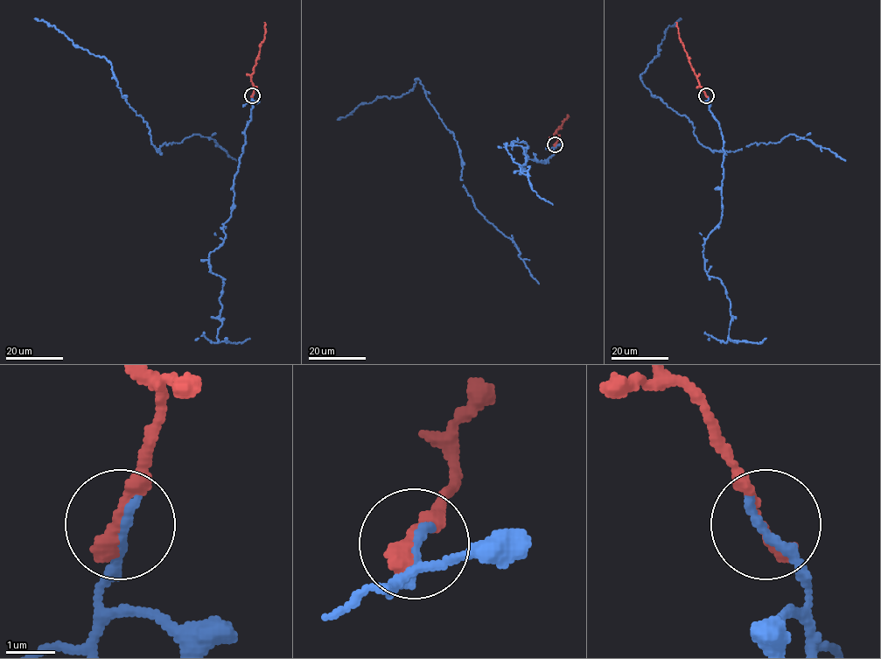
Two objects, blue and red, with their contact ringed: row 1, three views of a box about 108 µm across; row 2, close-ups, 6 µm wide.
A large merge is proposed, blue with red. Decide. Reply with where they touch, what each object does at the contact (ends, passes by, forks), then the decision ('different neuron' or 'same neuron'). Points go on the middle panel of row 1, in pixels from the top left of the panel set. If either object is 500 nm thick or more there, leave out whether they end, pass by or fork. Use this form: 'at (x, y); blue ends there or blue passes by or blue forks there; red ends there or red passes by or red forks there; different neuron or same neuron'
at (555, 144); blue ends there; red ends there; same neuron

